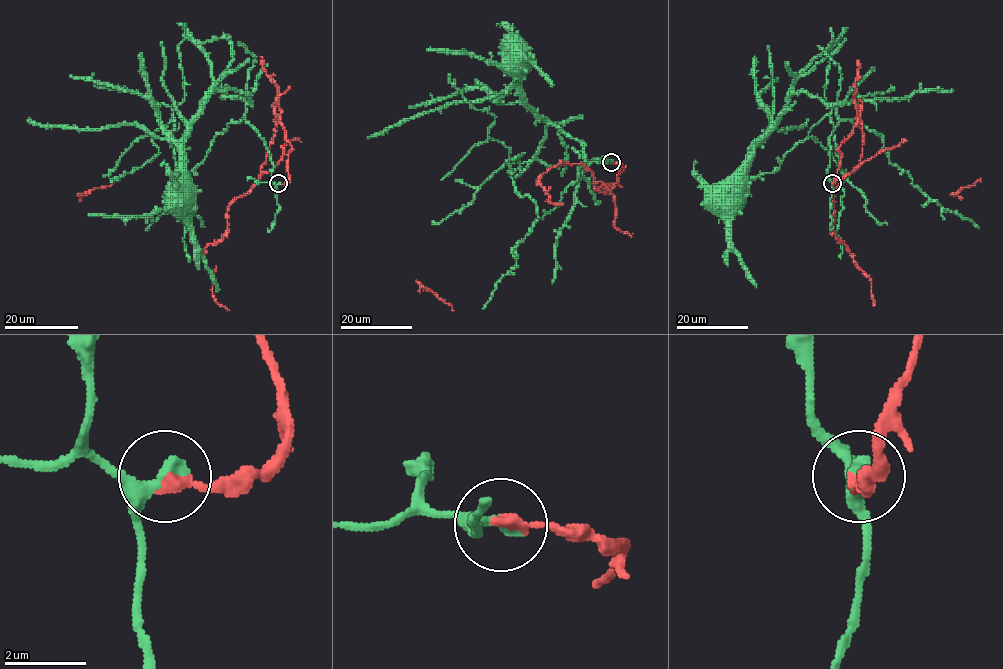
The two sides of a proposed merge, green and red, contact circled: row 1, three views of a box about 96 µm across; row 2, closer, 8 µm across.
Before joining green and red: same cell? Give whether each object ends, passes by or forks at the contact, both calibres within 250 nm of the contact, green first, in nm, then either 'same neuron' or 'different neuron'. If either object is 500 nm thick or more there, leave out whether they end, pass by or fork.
green passes by | red ends | 300/300 nm | different neuron

